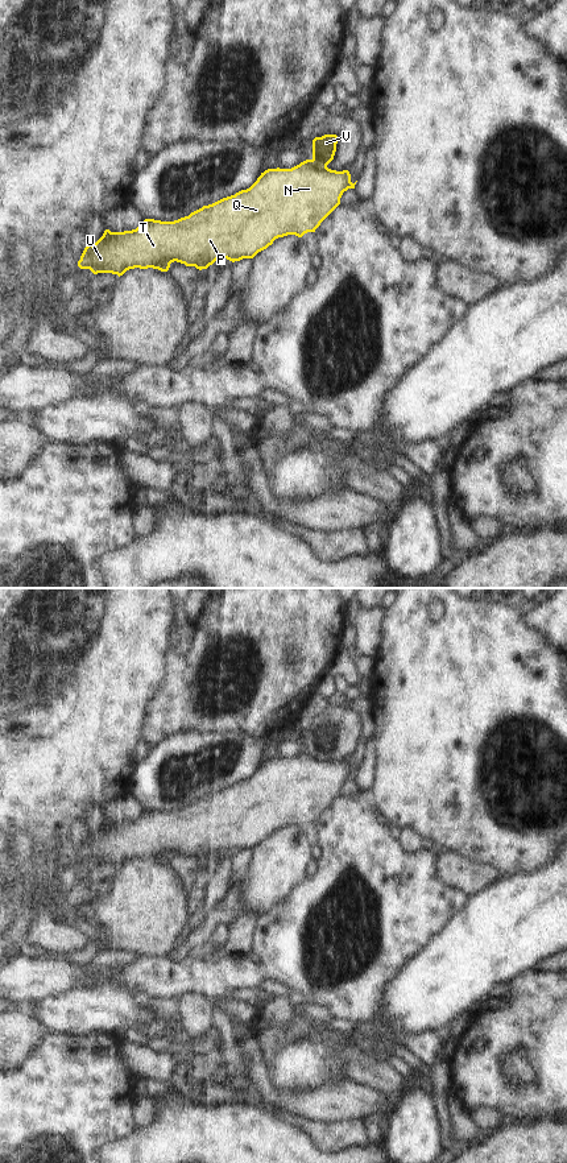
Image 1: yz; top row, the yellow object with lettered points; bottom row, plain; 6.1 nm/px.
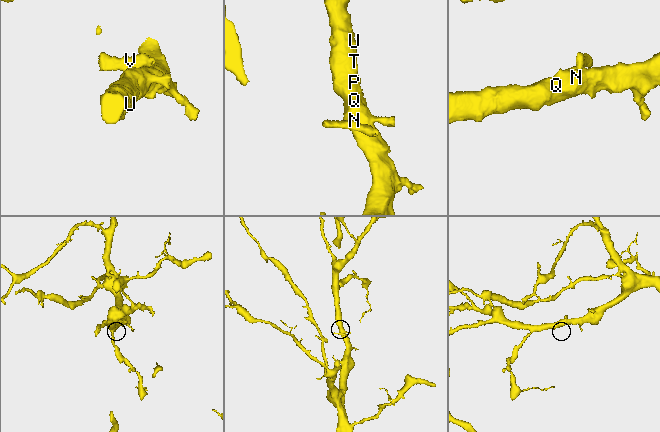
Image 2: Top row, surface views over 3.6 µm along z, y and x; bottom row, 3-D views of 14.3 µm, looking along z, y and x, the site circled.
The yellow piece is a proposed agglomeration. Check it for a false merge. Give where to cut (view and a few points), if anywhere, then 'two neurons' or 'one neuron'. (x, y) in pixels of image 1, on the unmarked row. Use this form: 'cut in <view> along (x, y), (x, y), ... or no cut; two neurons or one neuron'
cut in yz along (311, 750), (326, 757); two neurons

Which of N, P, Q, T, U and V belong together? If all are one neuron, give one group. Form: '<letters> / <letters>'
N P Q T U / V

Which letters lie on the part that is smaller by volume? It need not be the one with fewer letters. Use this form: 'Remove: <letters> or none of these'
Remove: V

